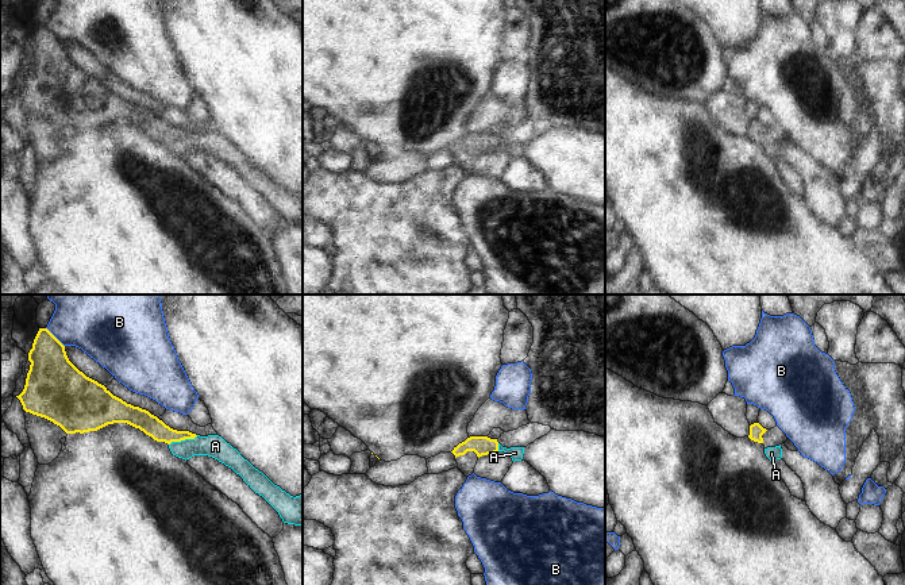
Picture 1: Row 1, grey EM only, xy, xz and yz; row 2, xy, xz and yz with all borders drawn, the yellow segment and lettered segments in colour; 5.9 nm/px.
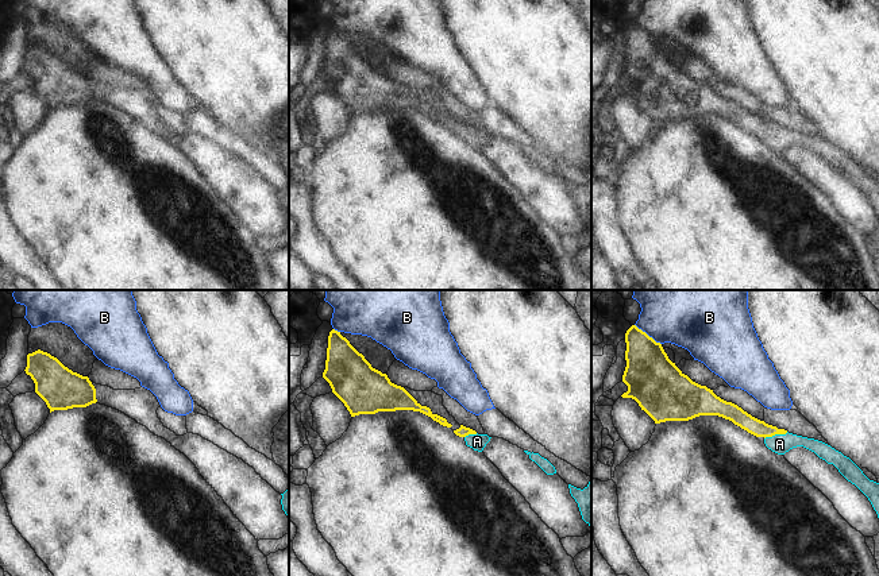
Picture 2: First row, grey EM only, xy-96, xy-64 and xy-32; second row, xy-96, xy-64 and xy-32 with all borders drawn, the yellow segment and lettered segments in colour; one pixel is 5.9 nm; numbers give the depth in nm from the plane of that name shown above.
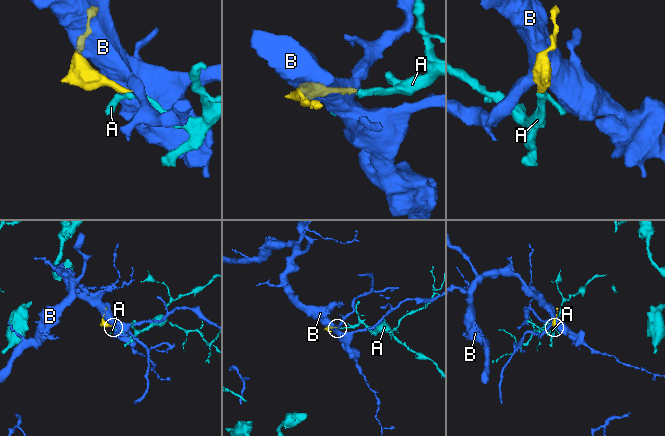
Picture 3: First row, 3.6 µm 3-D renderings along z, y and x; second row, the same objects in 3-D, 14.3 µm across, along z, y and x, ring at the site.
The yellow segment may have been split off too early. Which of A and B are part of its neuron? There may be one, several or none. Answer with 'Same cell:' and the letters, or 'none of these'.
Same cell: A.

